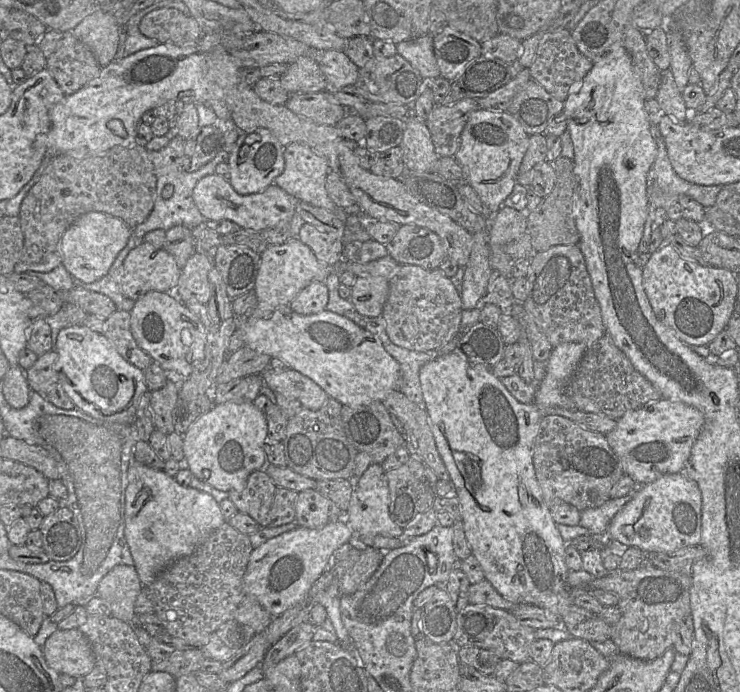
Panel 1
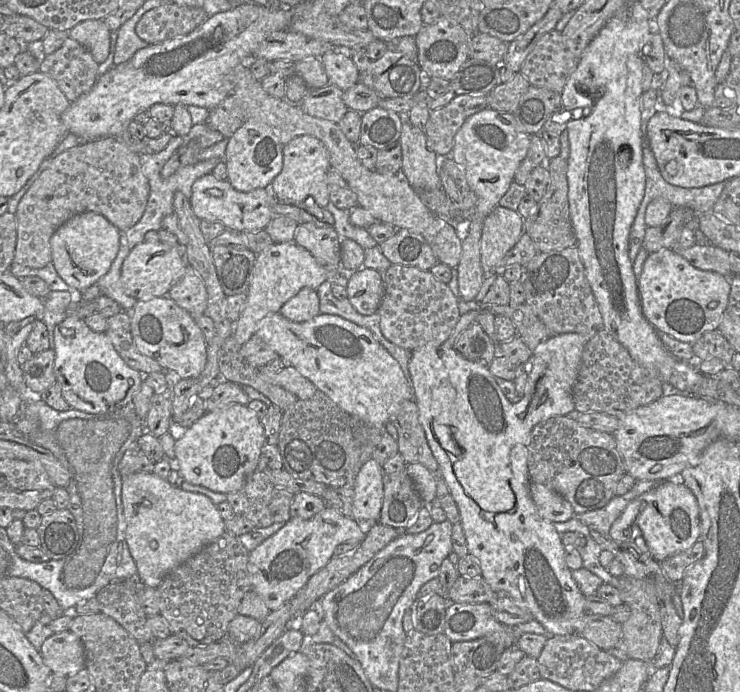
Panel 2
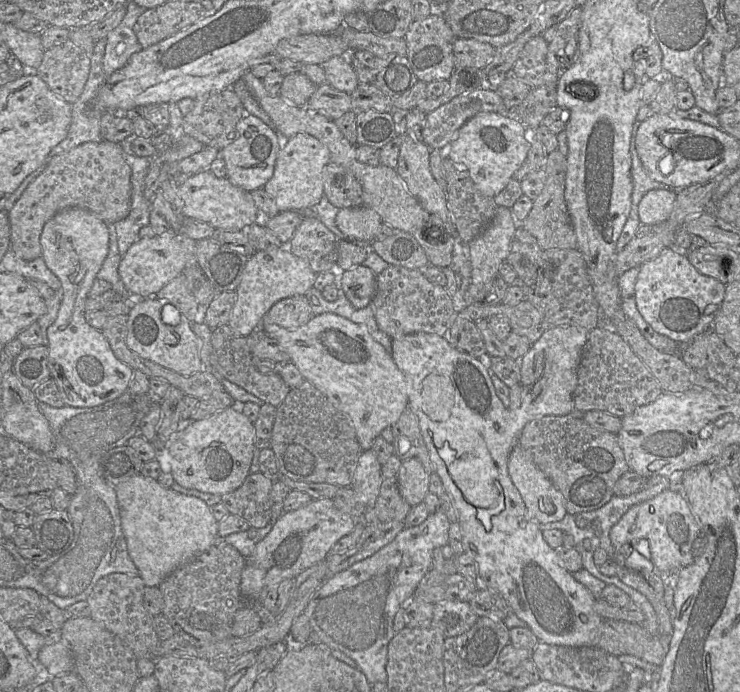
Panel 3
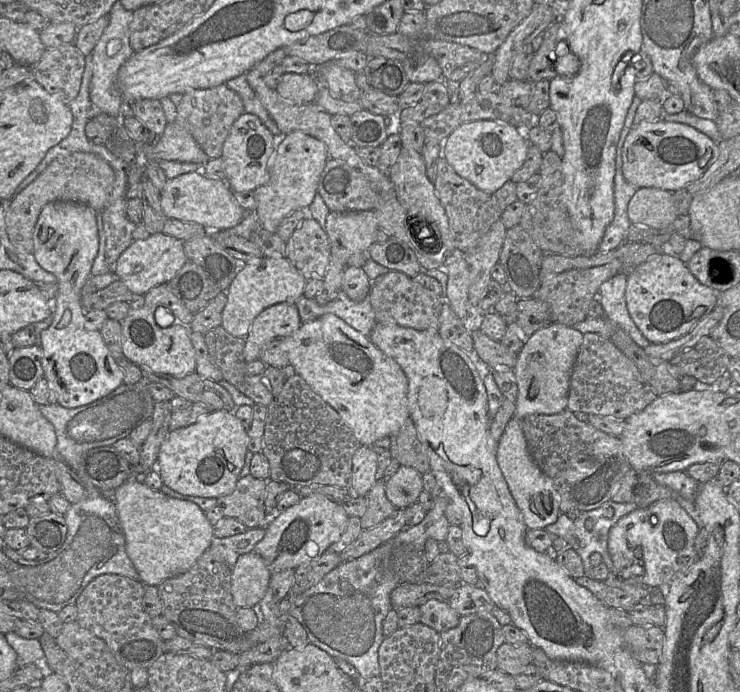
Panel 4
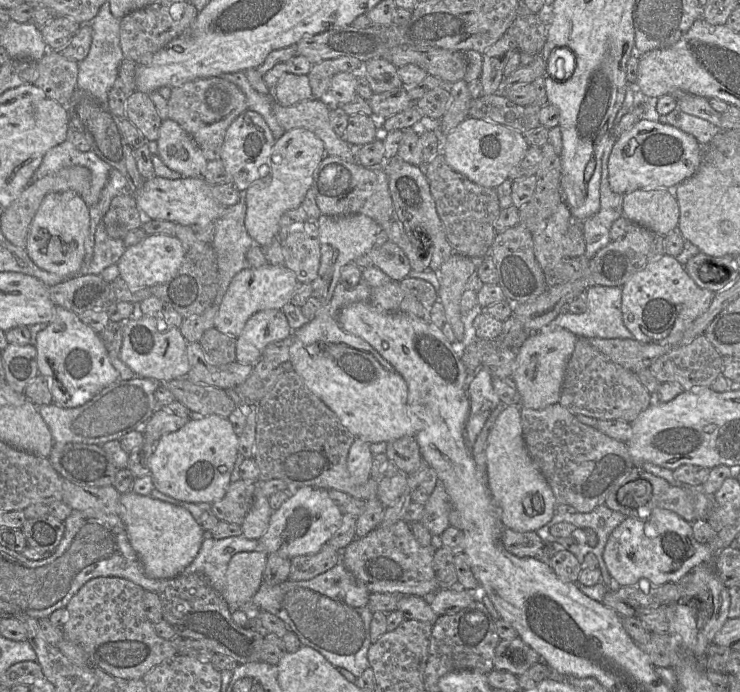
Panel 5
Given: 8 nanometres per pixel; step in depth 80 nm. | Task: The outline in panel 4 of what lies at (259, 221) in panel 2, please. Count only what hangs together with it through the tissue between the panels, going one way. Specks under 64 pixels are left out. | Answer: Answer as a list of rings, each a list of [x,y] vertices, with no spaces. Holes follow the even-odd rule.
[[[190,172],[174,179],[167,179],[160,191],[161,207],[169,219],[201,224],[208,231],[219,231],[239,224],[246,210],[242,208],[226,181],[211,179],[201,172]]]

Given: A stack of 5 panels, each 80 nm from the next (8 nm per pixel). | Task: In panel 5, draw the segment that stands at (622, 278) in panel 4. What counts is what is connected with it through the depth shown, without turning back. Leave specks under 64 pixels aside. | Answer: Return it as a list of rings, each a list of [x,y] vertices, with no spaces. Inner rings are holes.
[[[590,286],[585,290],[586,310],[580,314],[560,313],[551,323],[587,339],[632,339],[623,322],[622,287]]]

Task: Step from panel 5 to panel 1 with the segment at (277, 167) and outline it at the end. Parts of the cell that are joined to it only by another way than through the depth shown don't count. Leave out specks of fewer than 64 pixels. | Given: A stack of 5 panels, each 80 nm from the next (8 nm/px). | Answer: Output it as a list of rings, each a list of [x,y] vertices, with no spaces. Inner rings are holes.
[[[290,143],[284,147],[285,168],[274,184],[301,202],[335,212],[338,208],[326,189],[327,160],[310,147]]]

